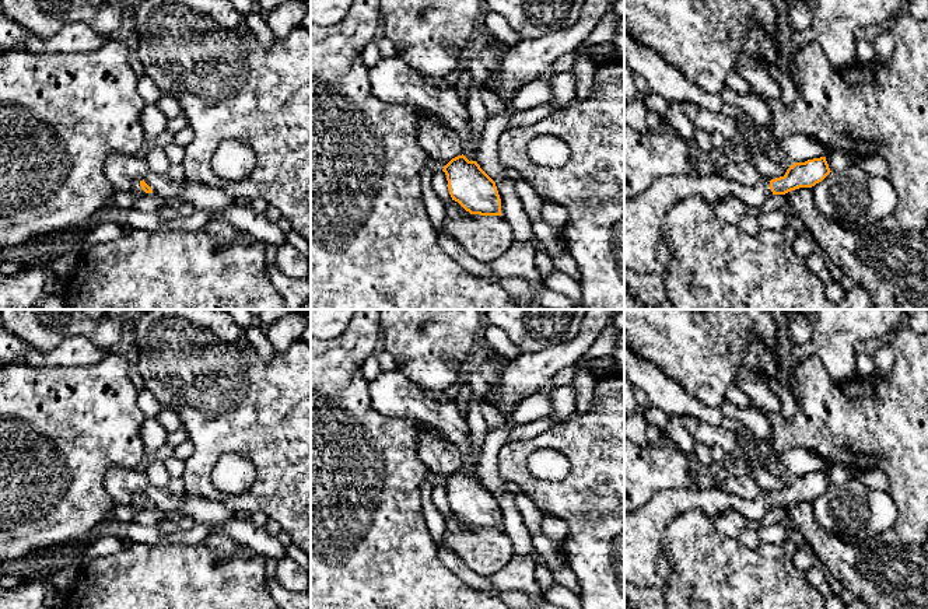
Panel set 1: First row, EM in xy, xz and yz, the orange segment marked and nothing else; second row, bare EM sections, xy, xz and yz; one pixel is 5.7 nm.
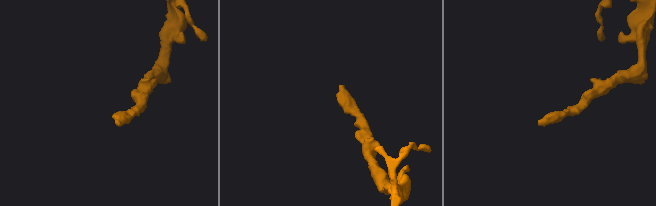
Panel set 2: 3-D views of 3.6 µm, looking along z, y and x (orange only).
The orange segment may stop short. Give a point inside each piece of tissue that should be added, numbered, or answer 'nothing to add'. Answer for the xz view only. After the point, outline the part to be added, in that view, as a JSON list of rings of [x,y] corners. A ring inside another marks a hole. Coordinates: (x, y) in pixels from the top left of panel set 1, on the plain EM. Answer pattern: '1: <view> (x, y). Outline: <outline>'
nothing to add

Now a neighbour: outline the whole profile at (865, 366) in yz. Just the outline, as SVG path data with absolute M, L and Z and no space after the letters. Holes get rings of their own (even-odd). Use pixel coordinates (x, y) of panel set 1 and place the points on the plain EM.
M859 344L855 349L855 377L866 378L875 372L875 361L871 353L871 346Z

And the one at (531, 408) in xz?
M542 389L533 395L522 398L516 403L511 420L515 427L523 426L550 414L551 412L553 406L549 398L549 391Z

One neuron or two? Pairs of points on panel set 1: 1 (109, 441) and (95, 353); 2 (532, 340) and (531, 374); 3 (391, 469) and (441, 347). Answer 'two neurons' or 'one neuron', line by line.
1: two neurons
2: two neurons
3: two neurons

